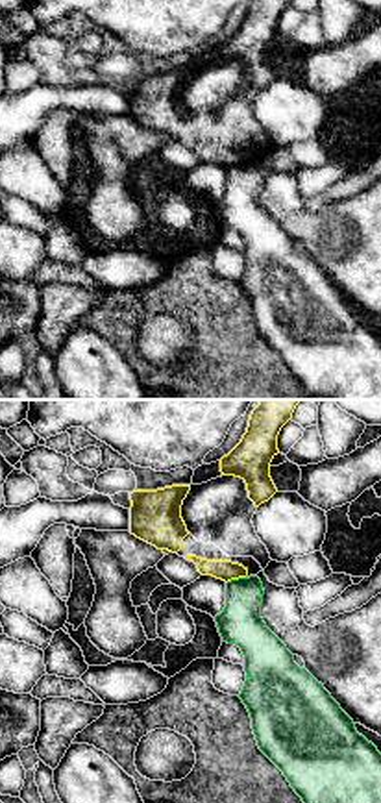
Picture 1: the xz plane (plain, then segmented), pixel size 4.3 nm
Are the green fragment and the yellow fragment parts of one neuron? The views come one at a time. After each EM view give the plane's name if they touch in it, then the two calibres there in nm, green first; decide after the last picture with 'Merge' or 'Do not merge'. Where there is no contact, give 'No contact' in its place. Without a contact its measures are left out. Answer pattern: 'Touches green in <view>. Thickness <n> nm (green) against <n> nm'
Touches green in xz. Thickness 190 nm (green) against 90 nm

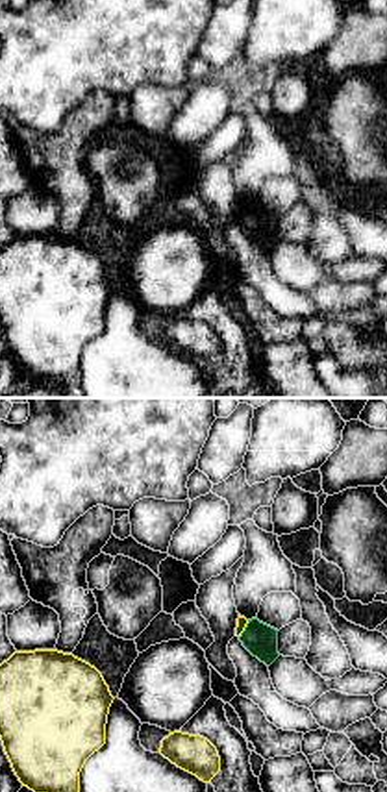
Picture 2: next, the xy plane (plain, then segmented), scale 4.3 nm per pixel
Touches green in xy. Thickness 140 nm (green) against 50 nm

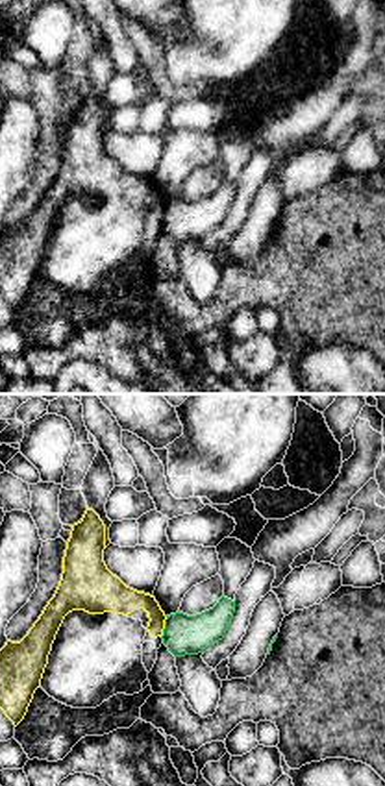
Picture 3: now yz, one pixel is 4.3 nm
Touches green in yz. Thickness 180 nm (green) against 140 nm

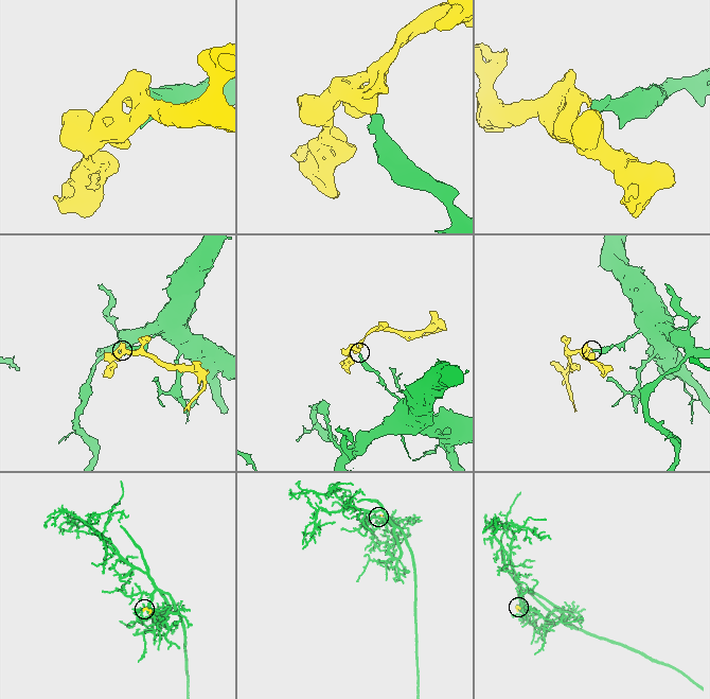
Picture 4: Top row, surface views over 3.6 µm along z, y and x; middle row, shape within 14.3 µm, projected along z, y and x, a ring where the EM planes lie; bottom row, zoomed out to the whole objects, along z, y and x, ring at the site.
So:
Do not merge

